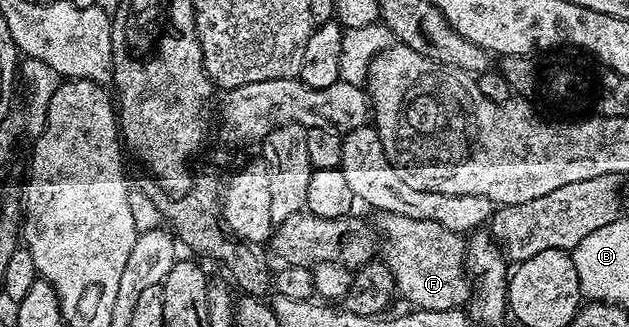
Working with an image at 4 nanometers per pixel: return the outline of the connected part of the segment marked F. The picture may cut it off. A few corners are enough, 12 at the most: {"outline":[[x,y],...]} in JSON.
{"outline":[[378,213],[380,257],[410,307],[468,303],[467,242]]}

